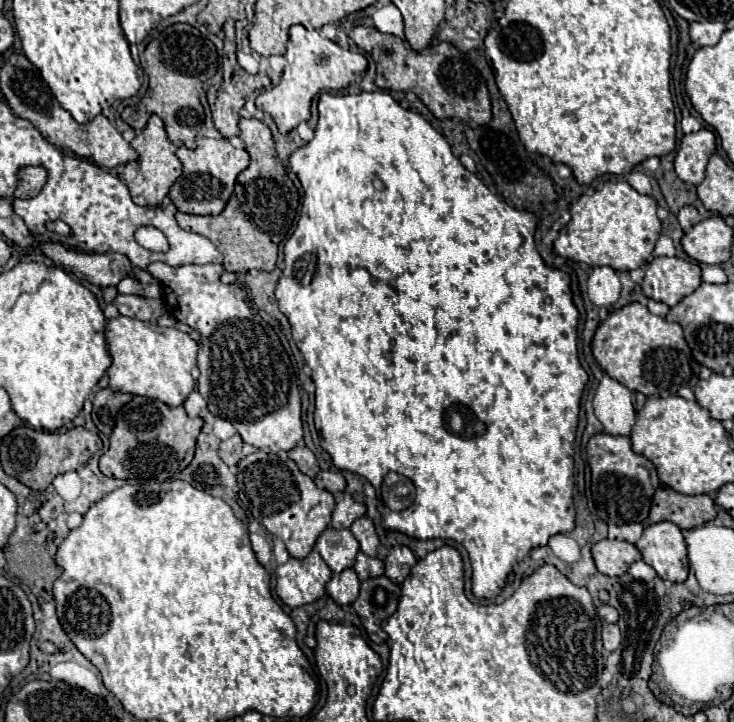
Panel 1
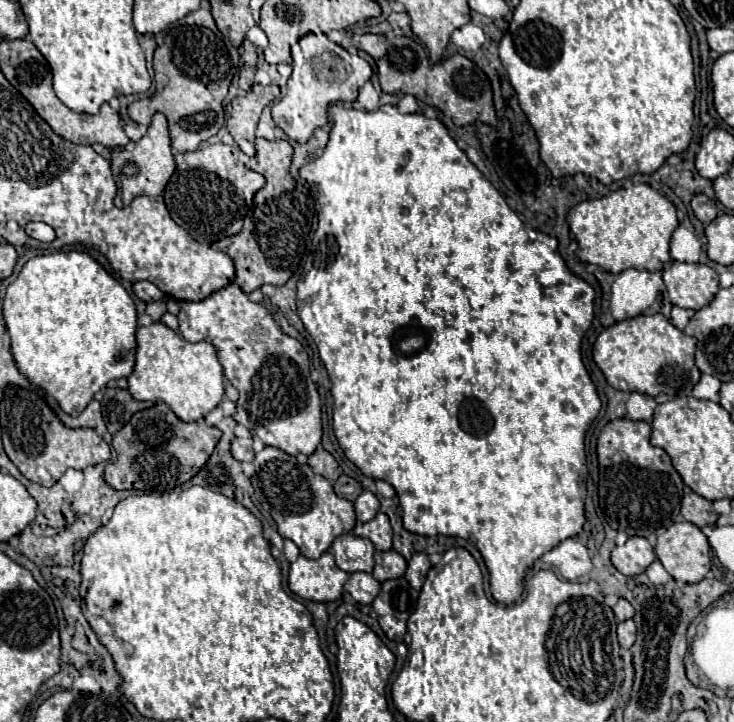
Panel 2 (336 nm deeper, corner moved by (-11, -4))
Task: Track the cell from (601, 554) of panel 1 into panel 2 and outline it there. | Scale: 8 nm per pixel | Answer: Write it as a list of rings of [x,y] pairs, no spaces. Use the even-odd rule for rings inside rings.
[[[632,536],[626,540],[626,544],[616,546],[612,550],[612,564],[624,576],[642,574],[654,560],[656,560],[654,548],[642,536]]]

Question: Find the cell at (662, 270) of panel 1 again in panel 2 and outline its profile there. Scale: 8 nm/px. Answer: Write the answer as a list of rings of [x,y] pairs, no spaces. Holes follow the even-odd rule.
[[[670,262],[662,270],[670,302],[680,308],[700,310],[718,292],[718,274],[706,264]]]

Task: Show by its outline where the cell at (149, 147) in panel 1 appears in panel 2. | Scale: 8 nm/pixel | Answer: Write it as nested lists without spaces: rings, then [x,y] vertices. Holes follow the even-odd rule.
[[[154,114],[146,136],[142,136],[136,144],[132,144],[130,148],[114,150],[110,164],[112,164],[114,180],[120,190],[122,206],[128,206],[136,196],[152,196],[152,198],[160,196],[164,192],[172,172],[176,170],[176,162],[174,162],[172,148],[170,148],[168,122],[166,122],[164,114]]]

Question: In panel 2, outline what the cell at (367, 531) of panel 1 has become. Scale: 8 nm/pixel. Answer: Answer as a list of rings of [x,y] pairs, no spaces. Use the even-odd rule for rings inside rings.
[[[378,512],[370,522],[358,524],[354,528],[356,536],[370,538],[376,546],[376,550],[390,550],[392,548],[392,528],[388,522],[388,516],[384,512]]]

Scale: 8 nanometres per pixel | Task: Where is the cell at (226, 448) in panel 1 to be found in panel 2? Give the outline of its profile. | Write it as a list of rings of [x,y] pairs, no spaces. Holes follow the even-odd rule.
[[[234,438],[232,440],[232,456],[240,462],[252,462],[254,460],[252,438]]]

